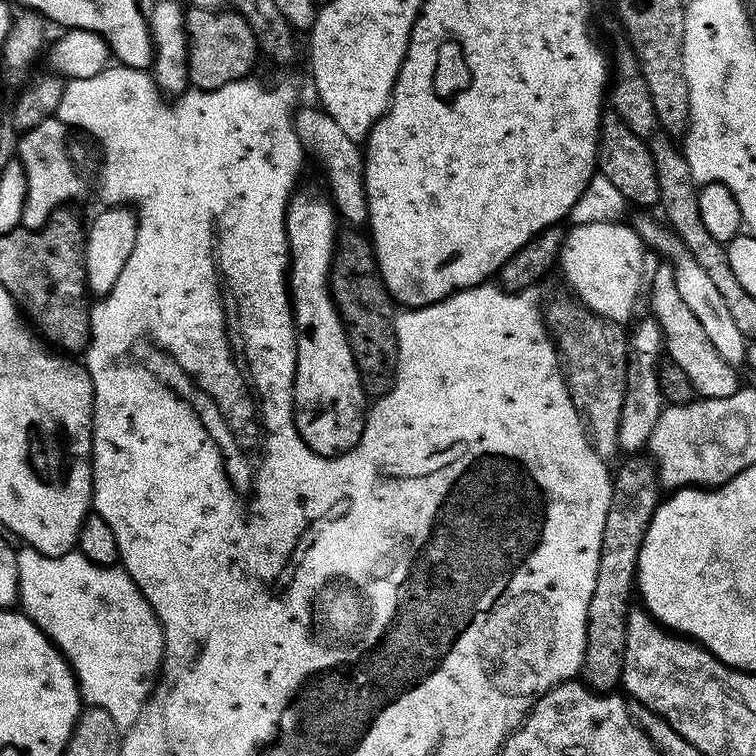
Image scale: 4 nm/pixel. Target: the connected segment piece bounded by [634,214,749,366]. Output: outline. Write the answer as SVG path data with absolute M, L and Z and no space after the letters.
M648 214L641 216L644 217L638 222L635 221L634 224L636 232L651 251L653 248L654 251L661 252L664 255L661 257L672 265L674 282L678 286L678 295L681 296L682 302L686 302L690 314L694 314L694 318L698 318L698 326L702 326L706 338L710 338L710 346L714 346L714 350L718 350L718 354L728 364L743 365L749 341L742 334L742 330L738 330L738 325L734 322L730 309L722 299L722 294L718 294L714 282L710 282L706 270L702 270L702 266L698 266L698 262L694 262L690 250L686 250L686 246L676 237L671 228L665 226L659 219L657 219L658 221L651 220Z

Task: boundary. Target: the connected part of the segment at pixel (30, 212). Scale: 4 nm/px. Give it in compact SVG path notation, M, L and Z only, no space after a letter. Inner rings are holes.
M55 118L34 126L19 137L18 159L26 170L26 206L22 210L21 225L39 230L56 209L67 205L80 192L80 176L68 157L64 139L70 135L62 121Z

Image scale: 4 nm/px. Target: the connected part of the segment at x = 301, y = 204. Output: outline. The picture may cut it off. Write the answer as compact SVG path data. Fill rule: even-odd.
M297 191L288 202L286 279L290 289L292 314L296 321L296 377L292 387L292 417L296 420L298 434L302 434L310 450L323 456L343 456L360 440L366 415L366 403L364 404L366 393L360 381L356 359L350 350L344 323L332 300L332 291L328 288L328 271L332 269L336 250L338 217L331 203L321 196L311 196L308 192Z

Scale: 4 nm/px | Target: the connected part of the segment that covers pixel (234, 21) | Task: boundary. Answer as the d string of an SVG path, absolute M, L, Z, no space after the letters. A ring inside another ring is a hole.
M189 7L184 13L184 25L188 35L188 79L192 88L201 88L203 92L218 90L218 86L226 86L235 80L245 79L251 73L248 71L256 64L258 41L256 35L252 33L252 27L239 12Z

